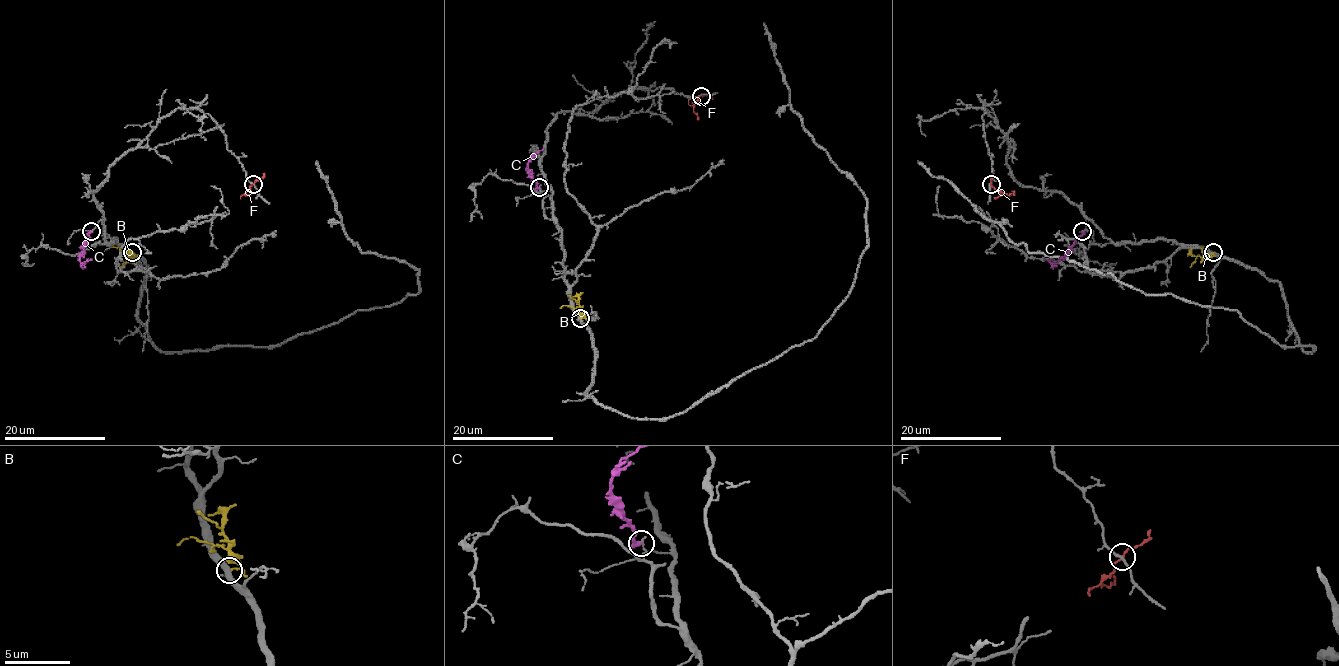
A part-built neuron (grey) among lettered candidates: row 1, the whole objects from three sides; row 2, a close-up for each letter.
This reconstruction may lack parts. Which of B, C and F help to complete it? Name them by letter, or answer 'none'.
none

